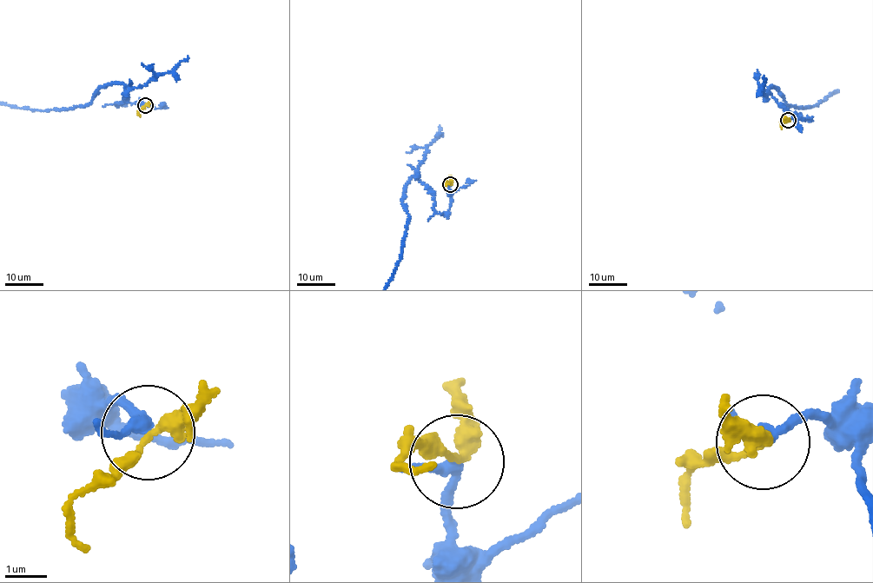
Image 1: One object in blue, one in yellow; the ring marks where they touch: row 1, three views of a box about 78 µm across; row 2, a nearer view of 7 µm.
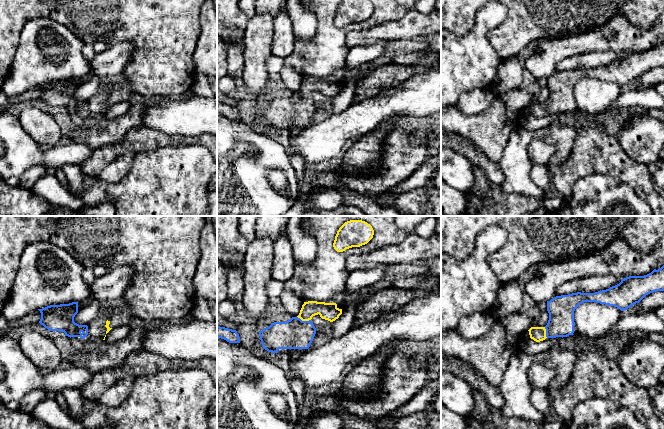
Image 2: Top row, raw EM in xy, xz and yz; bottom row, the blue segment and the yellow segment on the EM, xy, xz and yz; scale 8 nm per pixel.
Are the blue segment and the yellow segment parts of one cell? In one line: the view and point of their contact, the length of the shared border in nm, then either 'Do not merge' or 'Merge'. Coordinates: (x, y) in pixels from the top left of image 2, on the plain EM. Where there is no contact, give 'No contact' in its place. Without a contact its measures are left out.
Touches blue at xz (304, 97). Shared border 120 nm. Merge

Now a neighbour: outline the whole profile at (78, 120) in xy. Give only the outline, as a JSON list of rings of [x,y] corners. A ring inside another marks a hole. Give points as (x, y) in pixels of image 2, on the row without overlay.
[[[71,113],[71,120],[76,127],[81,127],[88,123],[83,114]]]

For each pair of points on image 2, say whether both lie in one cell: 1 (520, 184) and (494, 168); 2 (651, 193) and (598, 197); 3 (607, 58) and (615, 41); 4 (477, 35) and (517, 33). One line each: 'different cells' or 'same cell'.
1: different cells
2: different cells
3: different cells
4: different cells

